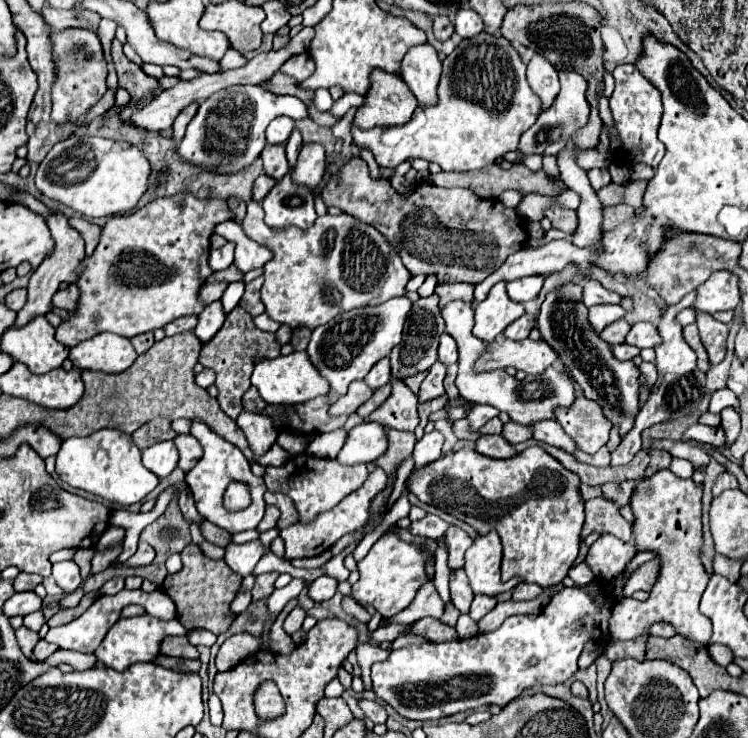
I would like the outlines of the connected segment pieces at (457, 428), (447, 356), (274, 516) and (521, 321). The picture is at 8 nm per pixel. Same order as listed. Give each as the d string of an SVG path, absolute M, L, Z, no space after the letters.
M467 418L465 420L455 420L453 422L453 432L455 432L455 436L459 440L469 440L469 442L475 442L479 438L479 434L481 434L481 430L477 430L477 432L469 430L469 420Z
M443 334L439 340L439 362L445 366L457 362L457 344L449 334Z
M265 508L263 522L257 526L257 530L259 532L265 532L269 528L275 528L277 526L277 520L279 520L279 508Z
M523 314L523 316L517 318L513 324L509 324L503 334L505 334L505 338L509 338L509 340L525 340L533 328L535 328L535 316Z

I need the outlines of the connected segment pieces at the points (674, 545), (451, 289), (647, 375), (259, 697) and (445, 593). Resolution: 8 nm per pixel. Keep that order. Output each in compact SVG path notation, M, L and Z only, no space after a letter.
M657 472L655 476L637 484L631 498L631 510L635 514L635 546L639 550L657 552L663 566L649 600L619 600L613 606L609 618L611 640L633 640L647 634L655 622L669 622L681 636L709 646L711 622L699 612L701 594L709 582L709 574L699 560L703 548L701 494L703 488L695 486L693 480L681 480L673 472Z
M437 284L435 294L439 296L439 306L443 308L451 300L473 300L473 284Z
M643 362L641 366L639 366L639 370L641 370L641 374L643 374L643 378L645 378L645 382L647 382L647 386L651 388L651 384L656 382L657 380L657 368L655 364L649 364L649 362Z
M273 682L261 684L255 694L255 712L259 720L271 720L285 712L285 705L279 690Z
M439 538L437 540L437 548L435 548L435 586L437 586L437 592L441 596L443 602L449 602L449 566L447 566L447 552L445 552L445 542Z

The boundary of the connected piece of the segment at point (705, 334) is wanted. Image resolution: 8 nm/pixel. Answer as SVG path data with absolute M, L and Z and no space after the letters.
M697 312L697 328L701 334L701 342L709 354L709 362L715 366L723 360L725 356L725 342L729 328L723 322L717 322L711 314Z

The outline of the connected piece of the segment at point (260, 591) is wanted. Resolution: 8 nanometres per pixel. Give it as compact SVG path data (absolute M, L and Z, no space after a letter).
M271 572L271 574L261 574L257 580L255 580L255 586L253 586L253 602L257 600L263 600L267 598L271 592L273 592L273 582L277 580L277 572Z

